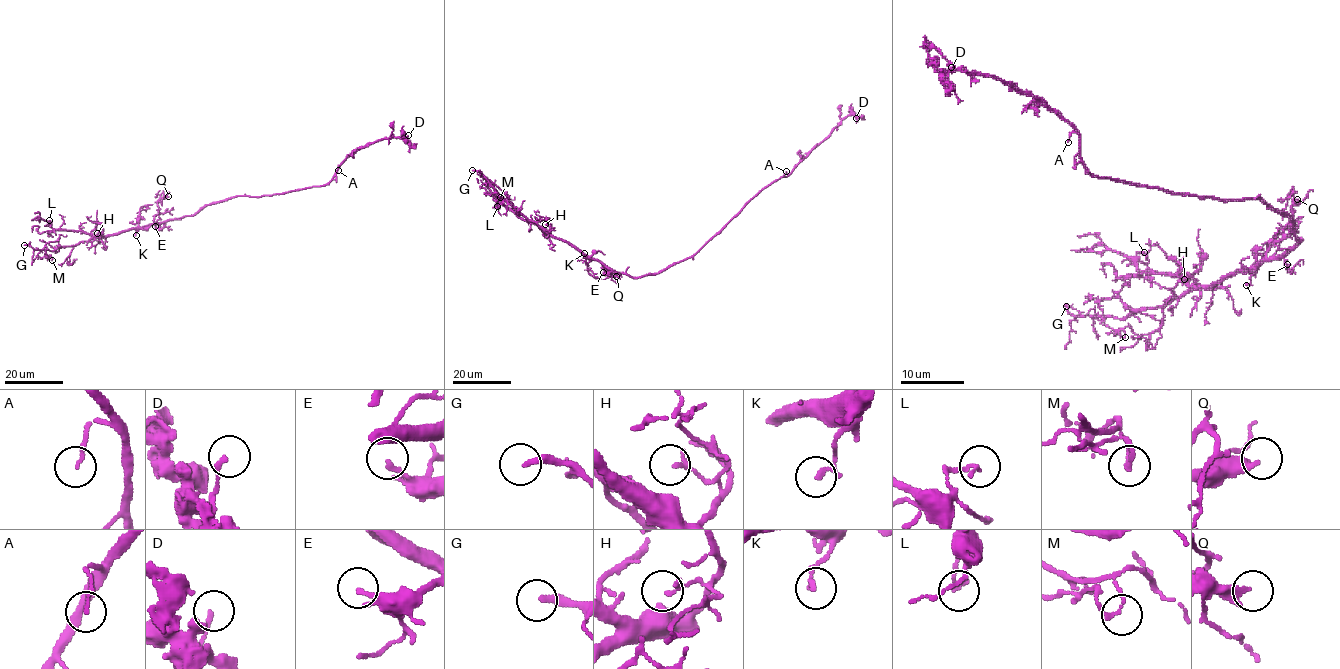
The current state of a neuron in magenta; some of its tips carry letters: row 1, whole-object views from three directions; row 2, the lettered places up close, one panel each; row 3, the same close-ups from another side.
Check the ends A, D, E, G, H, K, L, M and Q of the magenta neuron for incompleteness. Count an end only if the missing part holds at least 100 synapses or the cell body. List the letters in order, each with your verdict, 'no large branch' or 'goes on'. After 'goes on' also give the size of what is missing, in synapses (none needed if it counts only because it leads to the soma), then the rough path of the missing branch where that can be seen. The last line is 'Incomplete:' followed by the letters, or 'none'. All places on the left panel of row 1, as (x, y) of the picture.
A: no large branch
D: no large branch
E: no large branch
G: goes on
H: no large branch
K: no large branch
L: no large branch
M: no large branch
Q: no large branch
Incomplete: G

